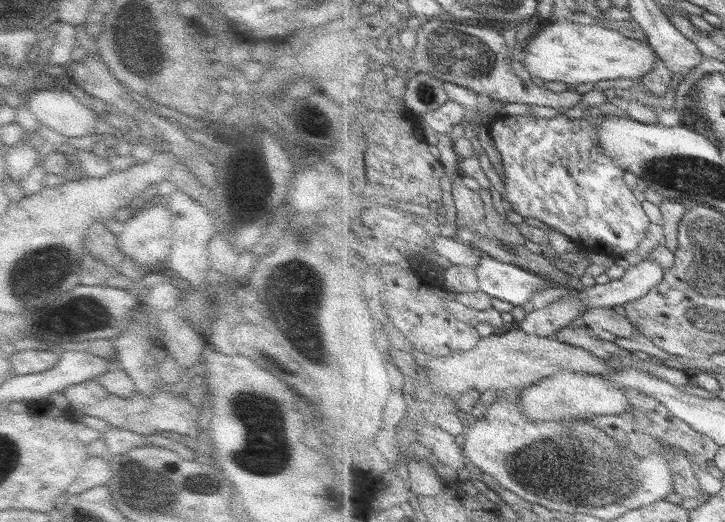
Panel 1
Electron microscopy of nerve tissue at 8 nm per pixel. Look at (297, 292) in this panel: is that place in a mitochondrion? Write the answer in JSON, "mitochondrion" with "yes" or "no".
{"mitochondrion":"yes"}

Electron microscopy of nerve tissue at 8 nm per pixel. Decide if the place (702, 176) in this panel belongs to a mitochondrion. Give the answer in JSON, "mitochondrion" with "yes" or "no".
{"mitochondrion":"yes"}

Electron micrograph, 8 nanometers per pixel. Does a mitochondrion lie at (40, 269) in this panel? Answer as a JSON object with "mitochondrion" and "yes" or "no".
{"mitochondrion":"yes"}

